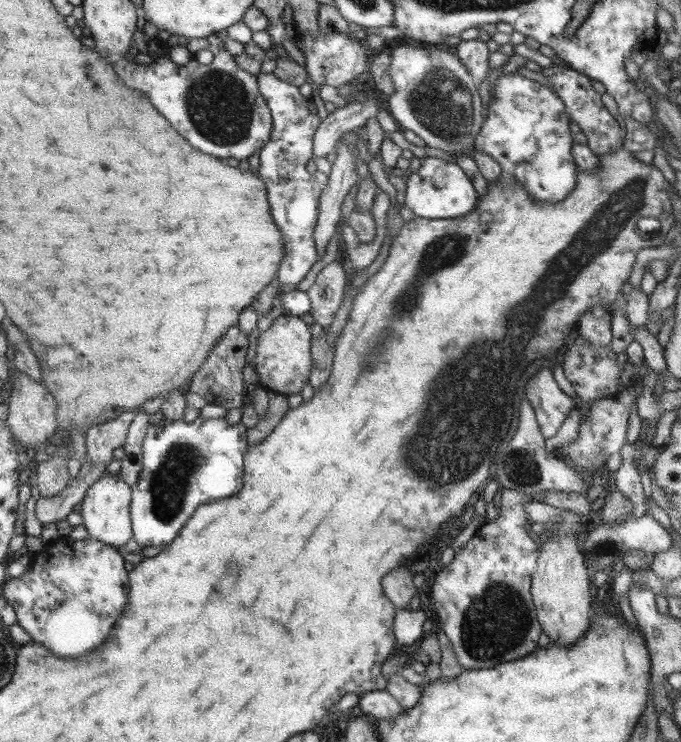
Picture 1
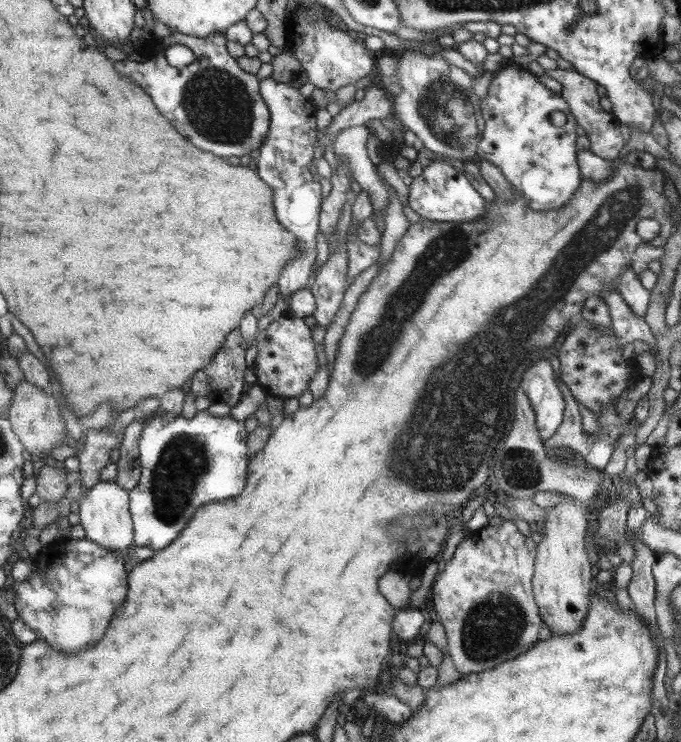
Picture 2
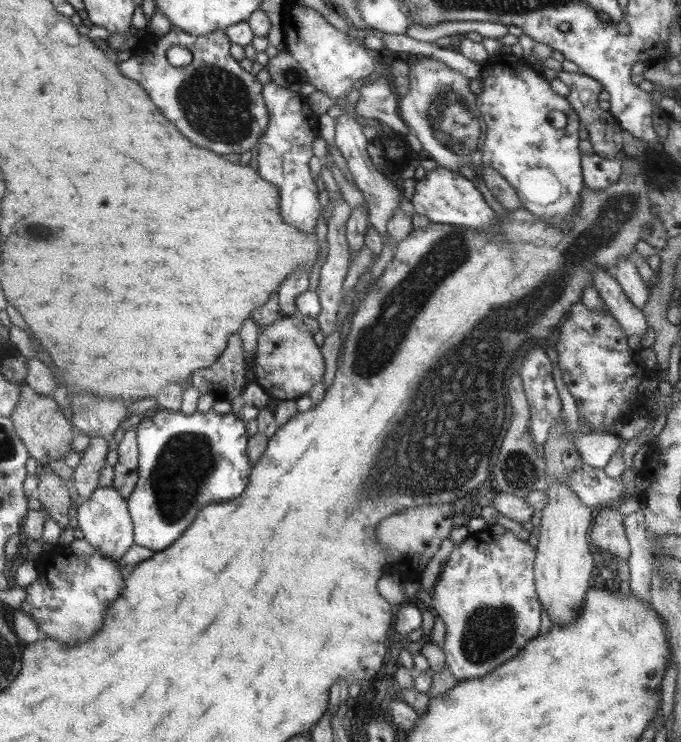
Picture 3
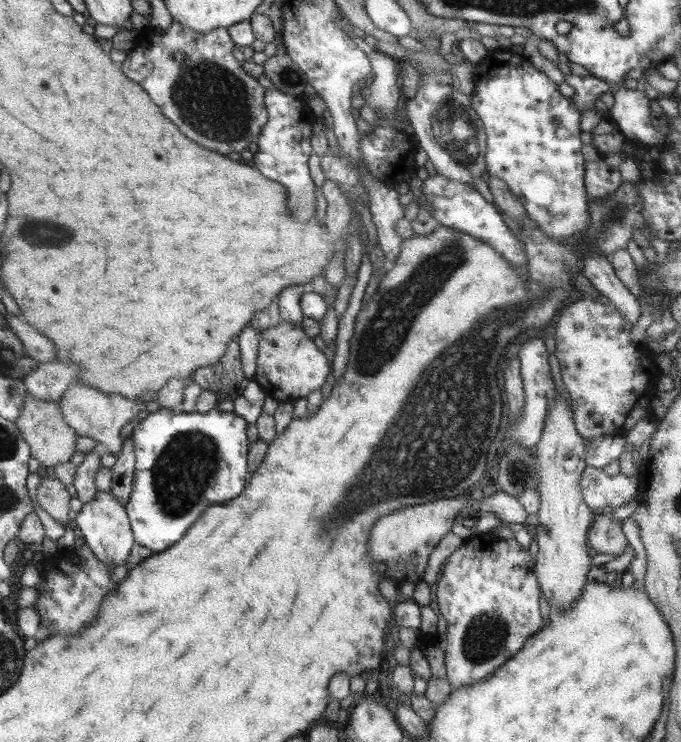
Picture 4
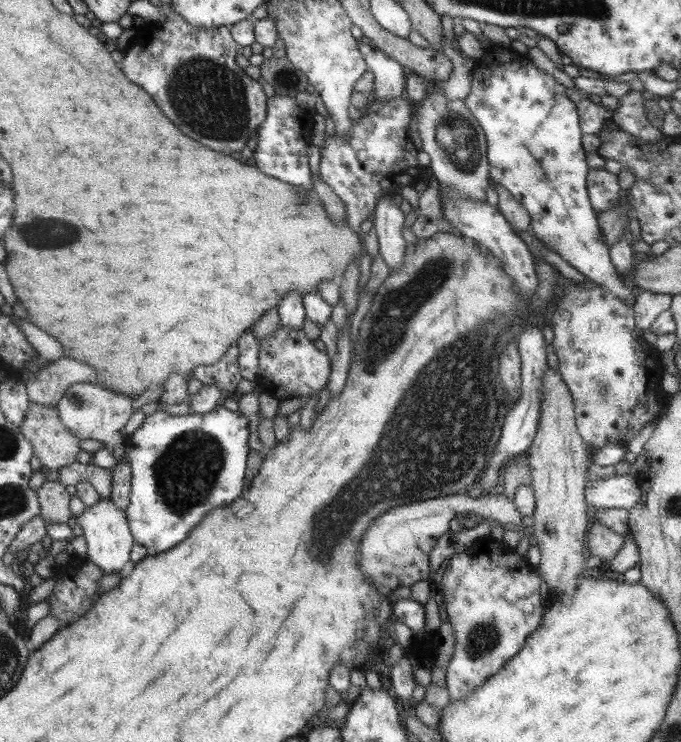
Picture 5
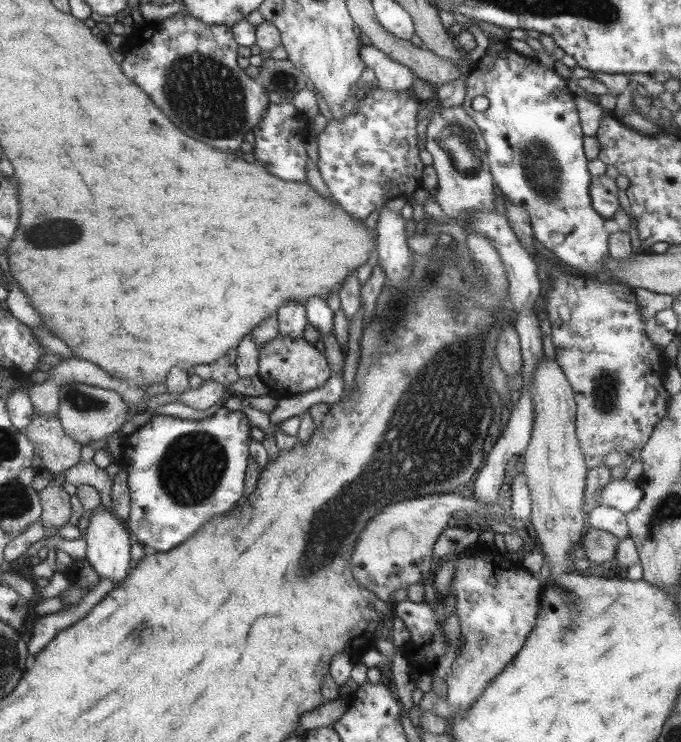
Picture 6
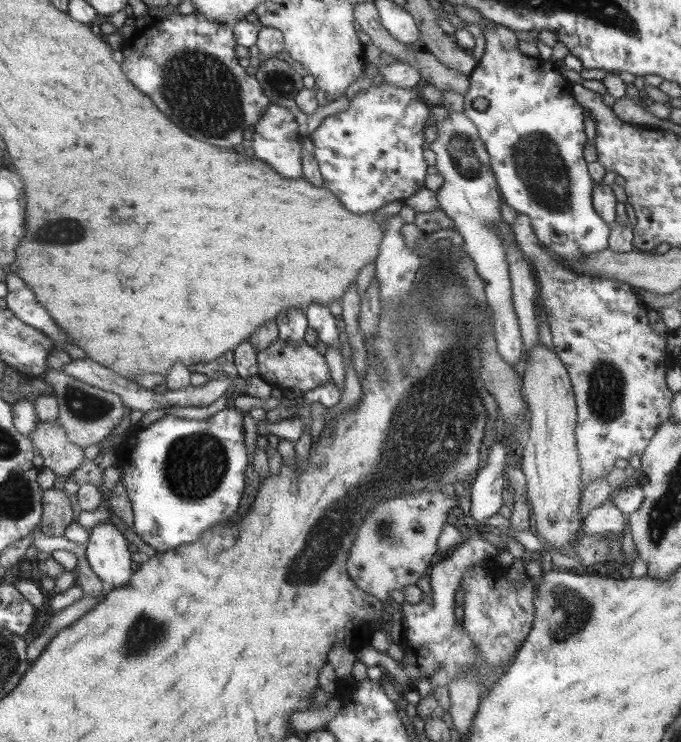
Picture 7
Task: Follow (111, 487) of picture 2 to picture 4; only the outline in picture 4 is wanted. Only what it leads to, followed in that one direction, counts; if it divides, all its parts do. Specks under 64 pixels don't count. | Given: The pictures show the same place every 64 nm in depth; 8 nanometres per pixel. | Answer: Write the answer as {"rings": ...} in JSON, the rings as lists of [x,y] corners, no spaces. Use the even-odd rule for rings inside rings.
{"rings":[[[97,492],[93,500],[82,504],[74,521],[80,529],[84,543],[101,562],[107,563],[111,568],[123,565],[125,558],[129,556],[129,548],[133,544],[132,526],[131,521],[125,516],[123,504],[120,504],[111,492]]]}

